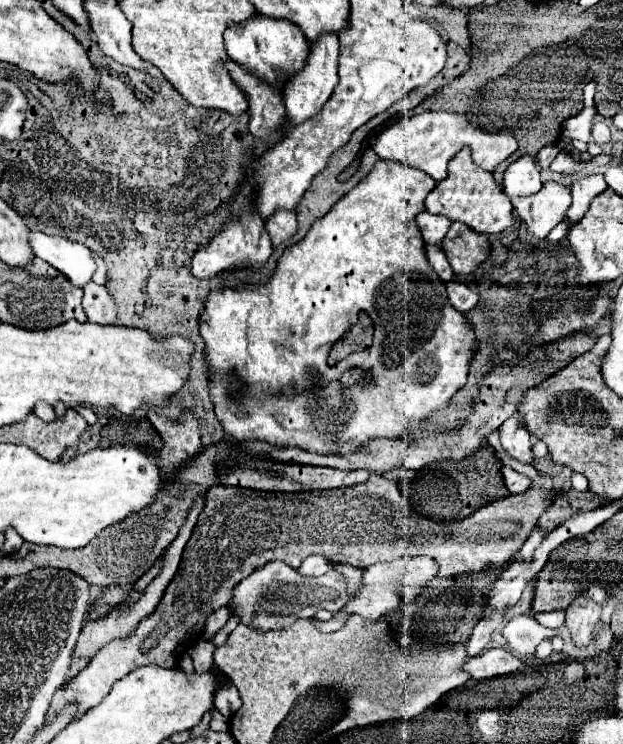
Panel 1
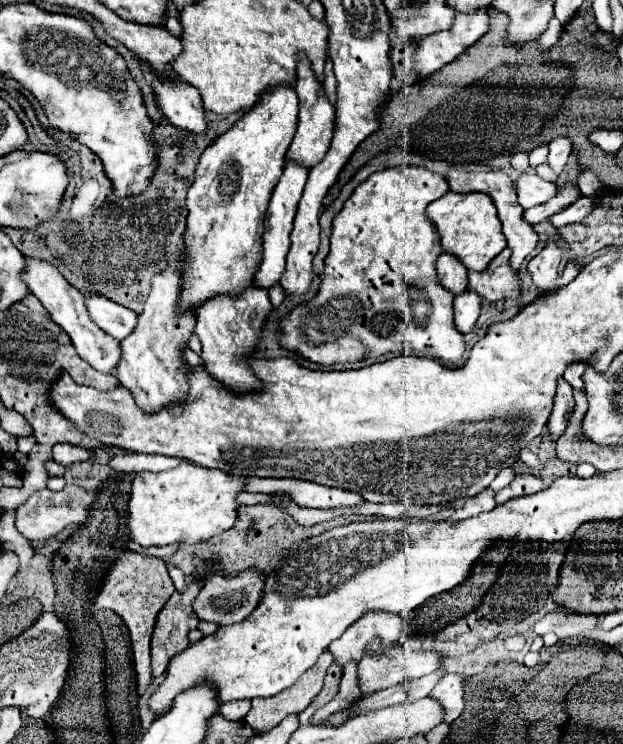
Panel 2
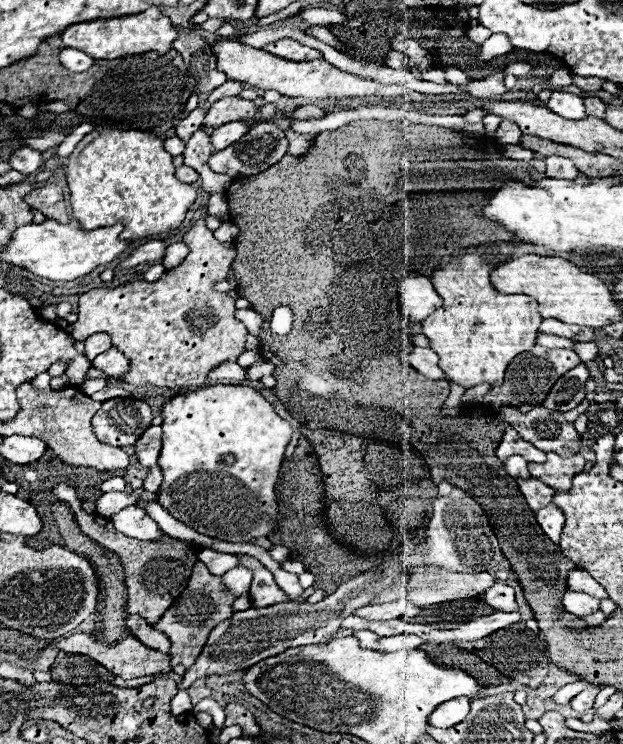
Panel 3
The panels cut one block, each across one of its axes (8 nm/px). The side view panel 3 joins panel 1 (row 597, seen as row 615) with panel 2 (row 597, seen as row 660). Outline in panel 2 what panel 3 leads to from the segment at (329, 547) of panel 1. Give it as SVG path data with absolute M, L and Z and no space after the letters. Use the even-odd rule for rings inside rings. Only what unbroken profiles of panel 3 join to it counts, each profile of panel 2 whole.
M192 578L184 594L172 594L164 610L158 614L152 634L152 674L162 676L168 662L190 646L188 632L198 626L198 616L192 610L198 580Z

